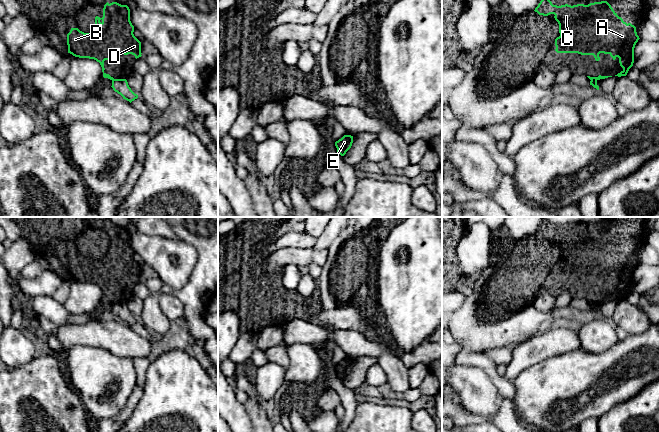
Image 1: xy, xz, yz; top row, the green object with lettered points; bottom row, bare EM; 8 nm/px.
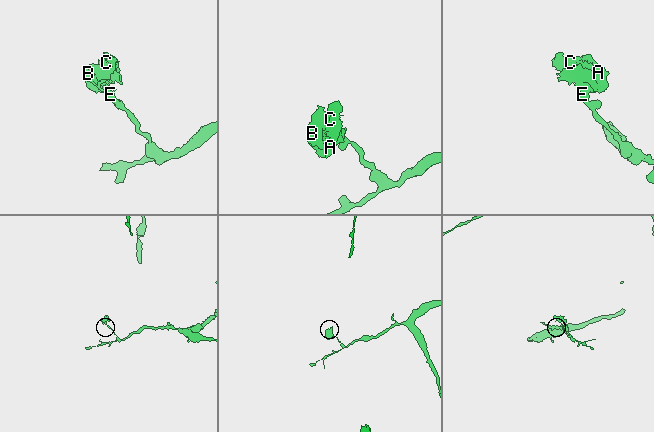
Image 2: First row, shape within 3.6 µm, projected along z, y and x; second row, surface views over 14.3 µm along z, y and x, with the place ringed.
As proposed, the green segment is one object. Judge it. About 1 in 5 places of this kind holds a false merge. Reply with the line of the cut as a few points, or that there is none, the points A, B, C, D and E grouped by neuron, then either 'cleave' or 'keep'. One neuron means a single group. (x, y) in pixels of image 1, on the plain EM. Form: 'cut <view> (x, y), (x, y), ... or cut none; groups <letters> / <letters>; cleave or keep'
cut yz (591, 303), (596, 304); groups A B C D / E; cleave

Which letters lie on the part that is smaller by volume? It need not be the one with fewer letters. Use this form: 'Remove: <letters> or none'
Remove: A, B, C, D

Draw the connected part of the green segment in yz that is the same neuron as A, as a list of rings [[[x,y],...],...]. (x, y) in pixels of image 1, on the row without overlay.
[[[544,221],[534,234],[539,239],[548,240],[554,238],[559,248],[560,260],[555,263],[555,275],[557,277],[578,277],[581,279],[593,279],[596,285],[600,284],[599,278],[609,278],[613,284],[619,282],[623,294],[615,300],[626,300],[634,287],[634,272],[640,263],[636,251],[626,247],[613,234],[607,225],[594,226],[588,229],[553,229]]]

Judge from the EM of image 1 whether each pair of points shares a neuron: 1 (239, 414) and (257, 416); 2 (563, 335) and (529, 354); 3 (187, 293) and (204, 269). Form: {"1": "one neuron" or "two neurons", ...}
{"1": "two neurons", "2": "one neuron", "3": "one neuron"}

